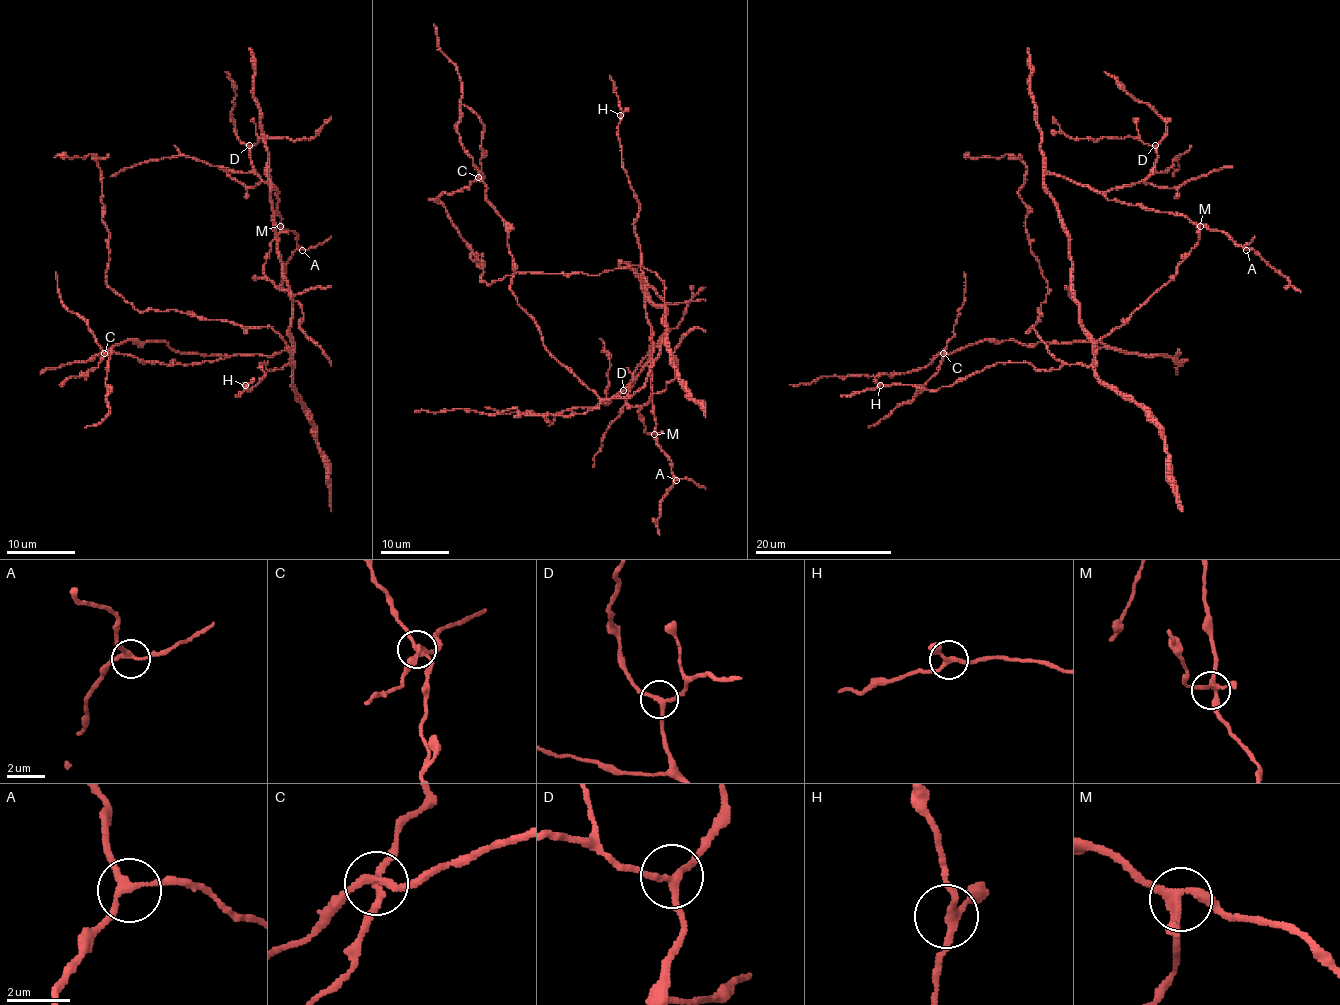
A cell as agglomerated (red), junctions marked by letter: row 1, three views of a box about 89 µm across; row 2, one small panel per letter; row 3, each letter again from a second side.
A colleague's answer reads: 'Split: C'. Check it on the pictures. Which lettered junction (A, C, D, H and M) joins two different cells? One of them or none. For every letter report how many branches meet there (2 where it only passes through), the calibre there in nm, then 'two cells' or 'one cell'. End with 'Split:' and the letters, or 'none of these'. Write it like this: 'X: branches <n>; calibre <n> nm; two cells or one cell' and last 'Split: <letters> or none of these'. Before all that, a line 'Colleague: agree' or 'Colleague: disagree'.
Colleague: agree
A: branches 3; calibre 220 nm; one cell
C: branches 4; calibre 200 nm; two cells
D: branches 3; calibre 200 nm; one cell
H: branches 3; calibre 200 nm; one cell
M: branches 4; calibre 300 nm; one cell
Split: C

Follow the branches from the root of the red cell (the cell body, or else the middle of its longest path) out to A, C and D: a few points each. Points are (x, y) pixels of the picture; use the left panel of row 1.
A: (290, 340), (291, 299), (278, 250), (268, 173), (276, 188), (276, 209), (281, 226), (297, 236), (302, 250)
C: (290, 340), (291, 345), (274, 356), (182, 354), (165, 342), (138, 345), (134, 340), (103, 354)
D: (290, 340), (291, 299), (278, 250), (268, 173), (276, 188), (276, 191), (274, 186), (254, 171), (249, 145)

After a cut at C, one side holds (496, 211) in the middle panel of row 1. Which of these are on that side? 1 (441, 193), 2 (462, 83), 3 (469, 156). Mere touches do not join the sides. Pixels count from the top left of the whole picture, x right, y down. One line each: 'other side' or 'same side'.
1: other side
2: same side
3: same side

